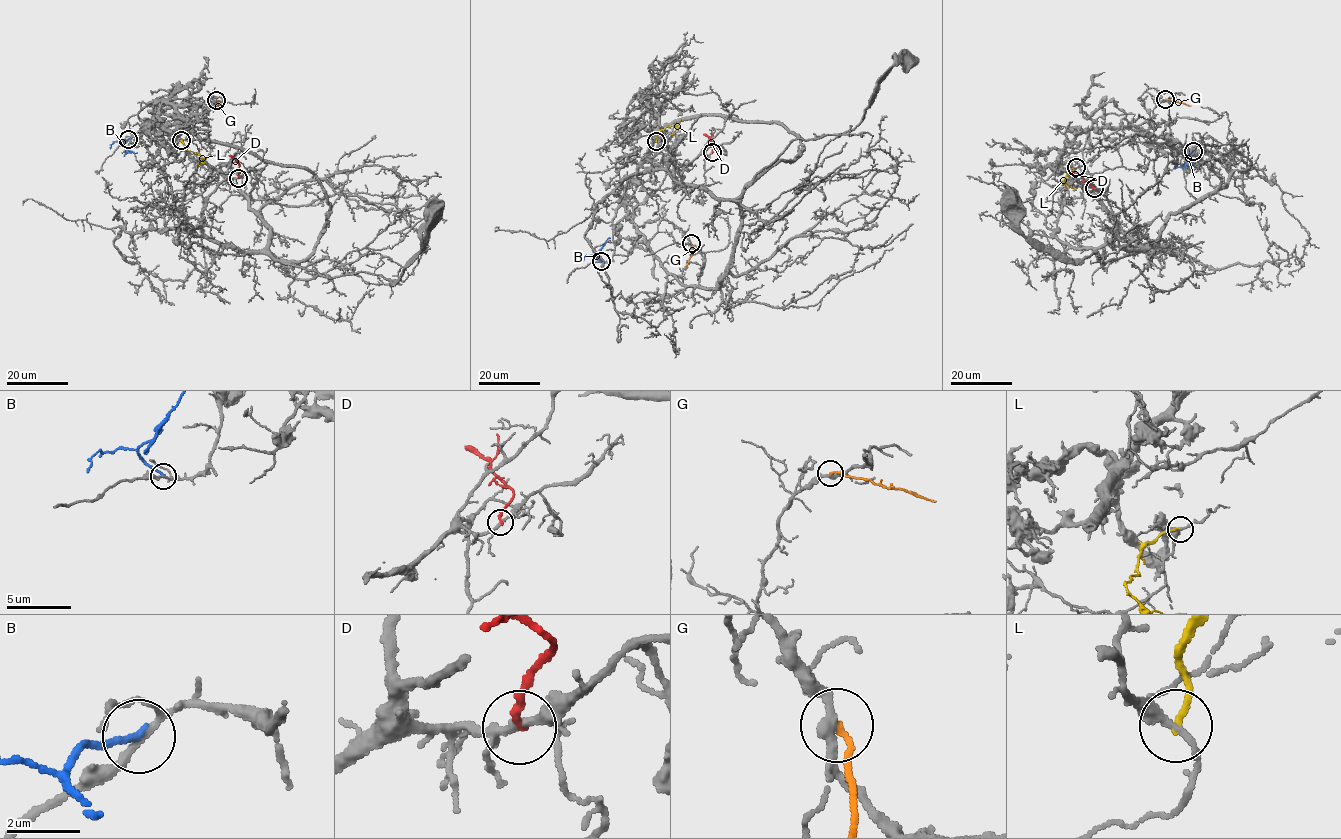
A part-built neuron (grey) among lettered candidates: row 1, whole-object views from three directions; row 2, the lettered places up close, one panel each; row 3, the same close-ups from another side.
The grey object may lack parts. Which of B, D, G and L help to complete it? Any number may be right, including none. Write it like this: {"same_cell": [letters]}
{"same_cell": []}

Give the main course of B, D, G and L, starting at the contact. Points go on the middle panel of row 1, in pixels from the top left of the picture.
B: (601, 261), (595, 255), (610, 237)
D: (712, 152), (713, 142), (703, 134)
G: (691, 243), (692, 255), (687, 266)
L: (656, 141), (658, 131), (674, 125), (672, 137)

